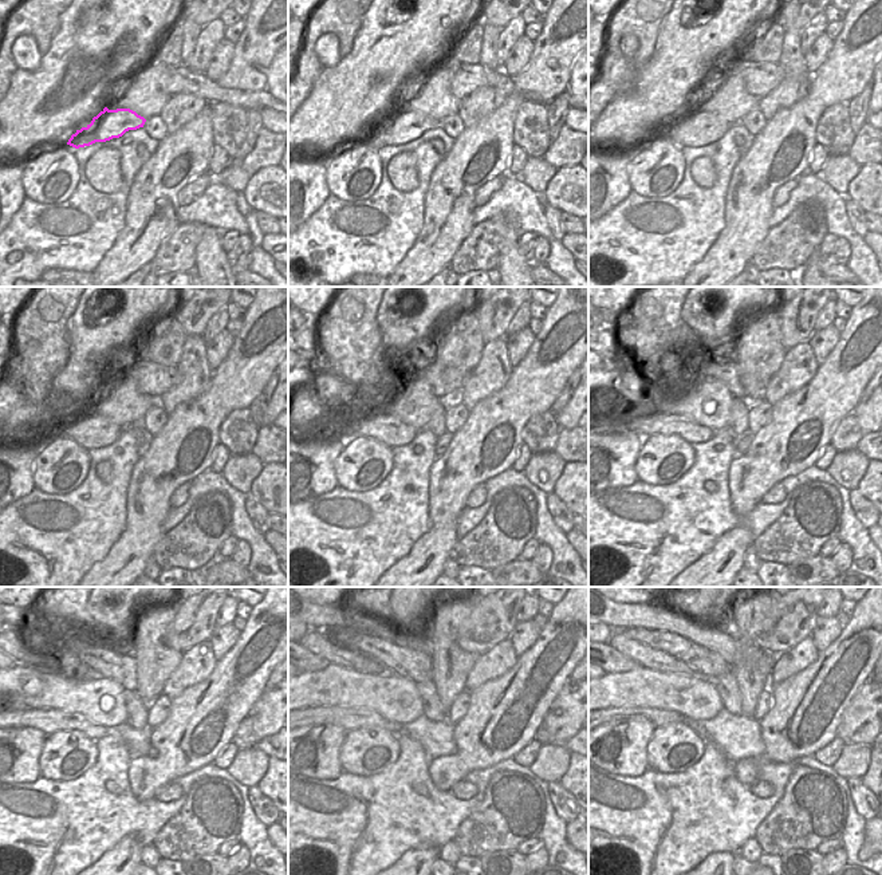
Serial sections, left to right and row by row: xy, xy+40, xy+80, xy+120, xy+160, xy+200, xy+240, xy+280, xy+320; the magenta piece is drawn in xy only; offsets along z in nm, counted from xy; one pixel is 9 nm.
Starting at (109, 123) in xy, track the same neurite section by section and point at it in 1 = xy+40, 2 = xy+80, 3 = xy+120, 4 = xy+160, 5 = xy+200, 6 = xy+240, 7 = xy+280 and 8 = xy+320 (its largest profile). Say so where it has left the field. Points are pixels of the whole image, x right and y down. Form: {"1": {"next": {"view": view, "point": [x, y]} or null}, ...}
{"1": {"next": {"view": "xy+40", "point": [398, 127]}}, "2": {"next": {"view": "xy+80", "point": [699, 129]}}, "3": {"next": {"view": "xy+120", "point": [89, 430]}}, "4": {"next": {"view": "xy+160", "point": [388, 429]}}, "5": {"next": {"view": "xy+200", "point": [641, 421]}}, "6": {"next": {"view": "xy+240", "point": [48, 721]}}, "7": {"next": {"view": "xy+280", "point": [346, 717]}}, "8": {"next": {"view": "xy+320", "point": [658, 717]}}}

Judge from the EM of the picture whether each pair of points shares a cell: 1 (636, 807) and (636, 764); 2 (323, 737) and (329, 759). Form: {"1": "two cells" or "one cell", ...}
{"1": "two cells", "2": "one cell"}

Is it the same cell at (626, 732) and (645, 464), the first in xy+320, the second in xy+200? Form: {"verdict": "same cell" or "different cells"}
{"verdict": "different cells"}

